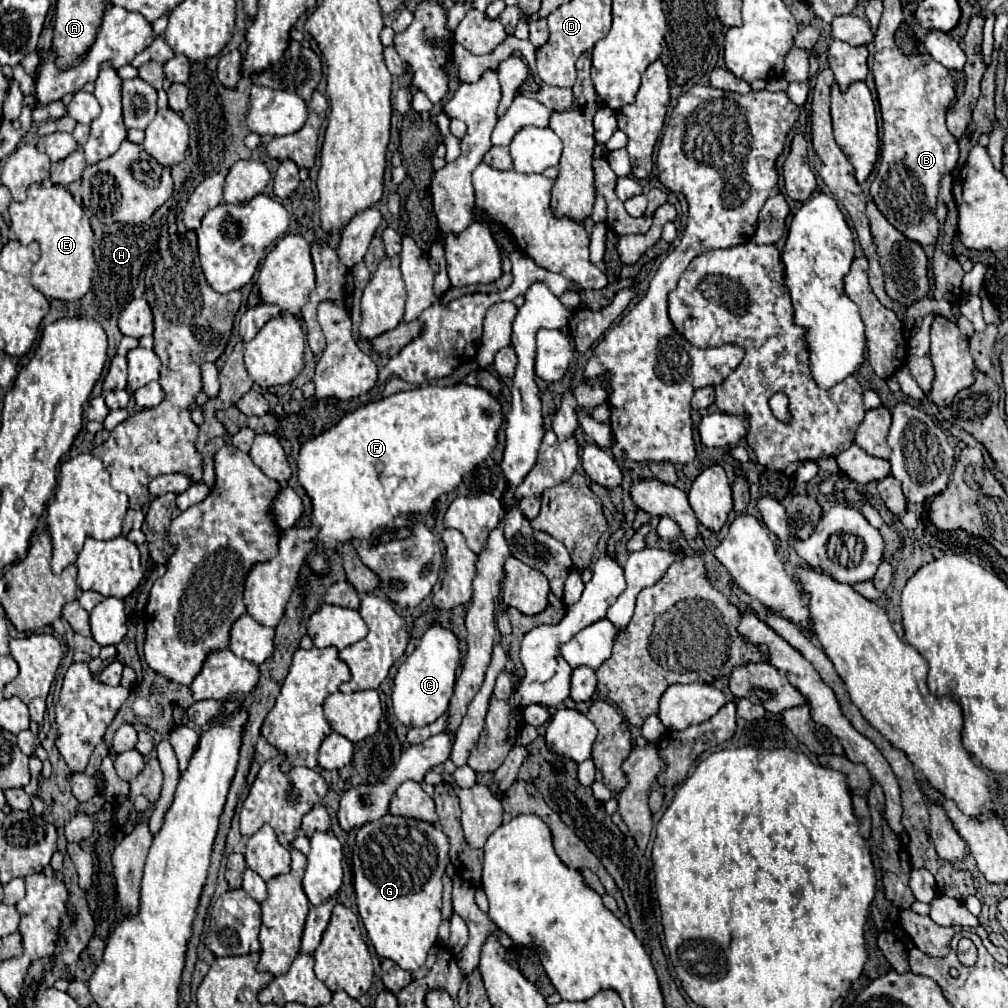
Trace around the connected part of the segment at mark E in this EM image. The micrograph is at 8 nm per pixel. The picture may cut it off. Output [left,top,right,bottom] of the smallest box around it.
[10,181,96,301]

